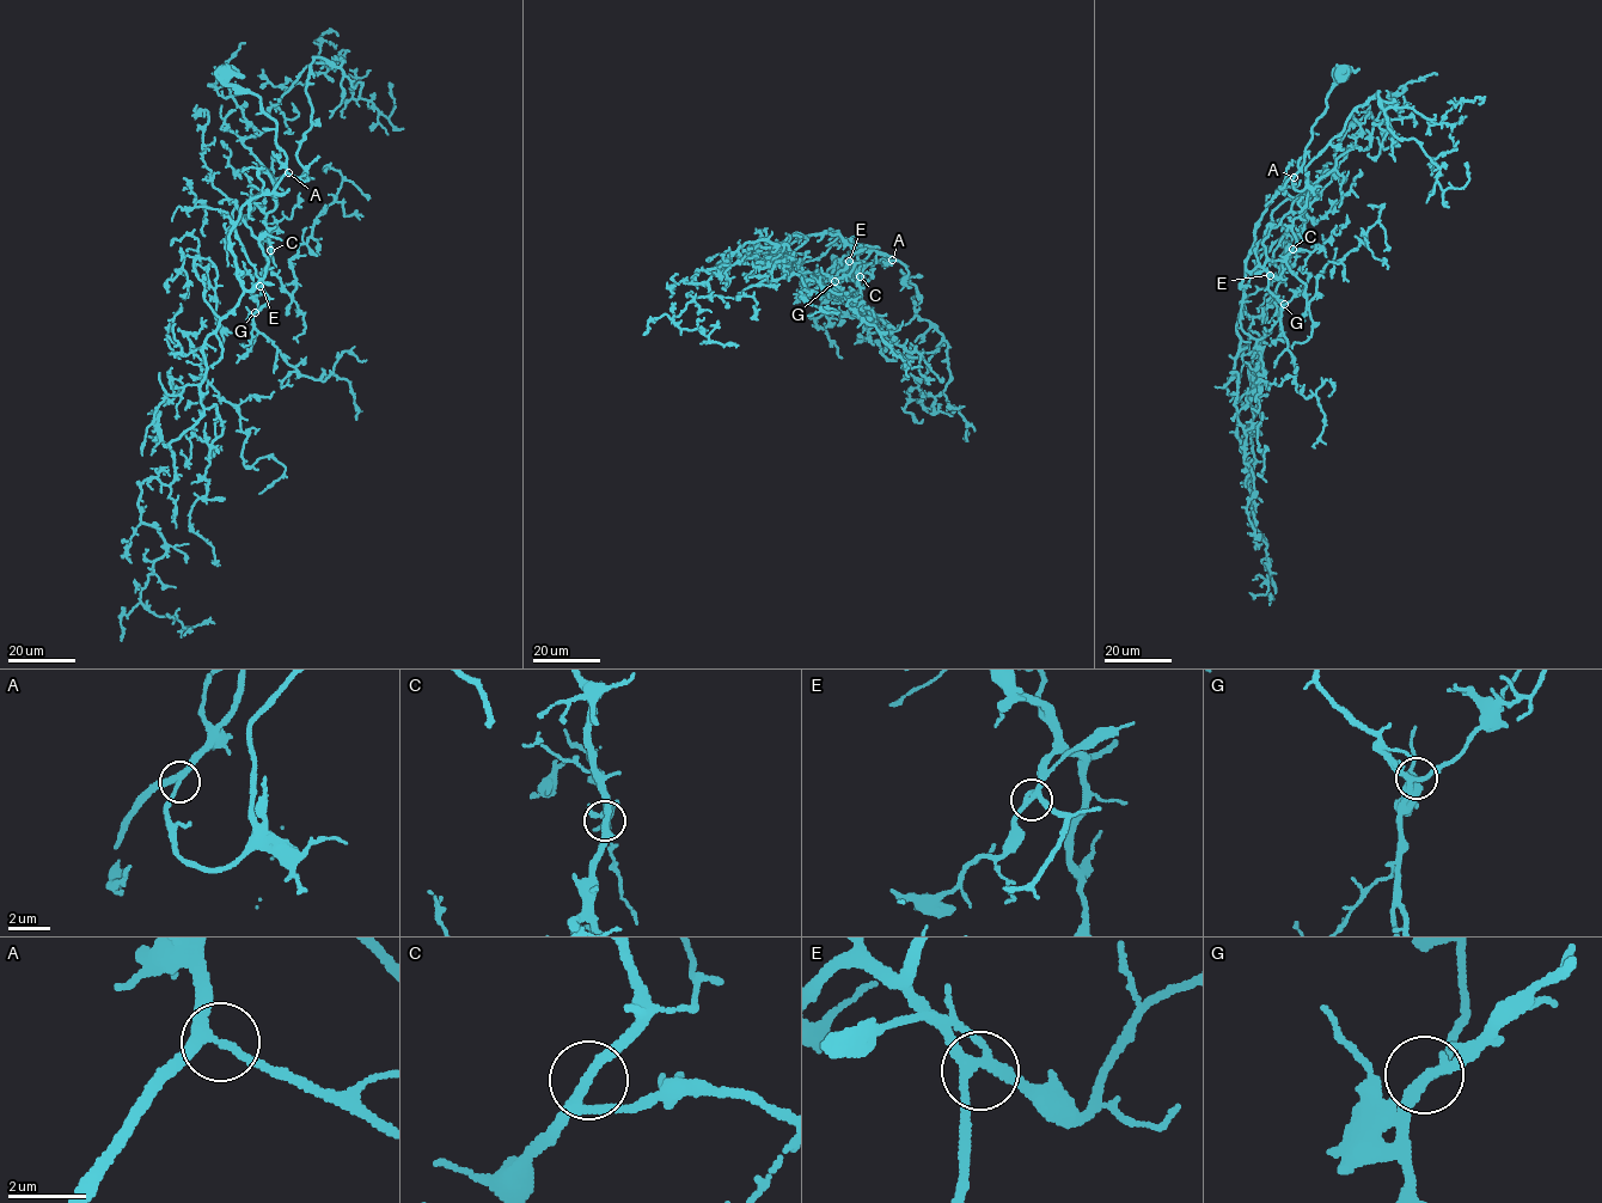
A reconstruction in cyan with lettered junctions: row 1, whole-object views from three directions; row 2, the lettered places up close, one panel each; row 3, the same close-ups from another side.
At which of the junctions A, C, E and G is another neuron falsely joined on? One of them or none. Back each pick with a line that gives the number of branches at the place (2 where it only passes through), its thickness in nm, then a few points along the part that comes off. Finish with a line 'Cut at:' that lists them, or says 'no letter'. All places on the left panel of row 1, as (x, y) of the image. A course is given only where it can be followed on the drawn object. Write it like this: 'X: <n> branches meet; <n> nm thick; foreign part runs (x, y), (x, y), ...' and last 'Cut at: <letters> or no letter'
Cut at: no letter

